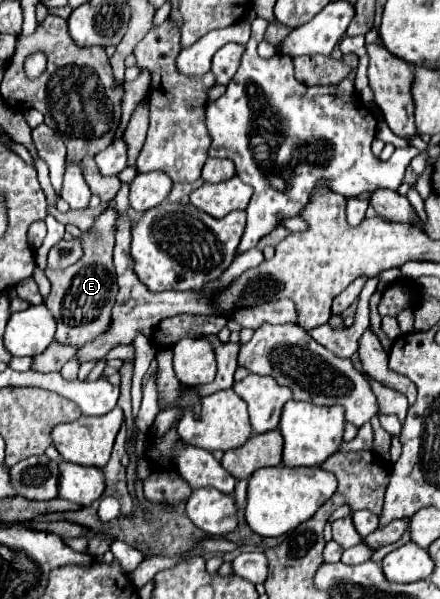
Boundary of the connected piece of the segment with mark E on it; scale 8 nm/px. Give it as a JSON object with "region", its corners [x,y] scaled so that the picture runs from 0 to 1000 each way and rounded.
{"region":[[[252,336],[239,346],[239,352],[225,362],[216,362],[211,379],[184,389],[184,409],[193,419],[189,429],[143,452],[102,452],[116,469],[107,516],[130,536],[125,573],[184,583],[193,573],[207,573],[216,563],[234,559],[252,546],[252,516],[270,486],[257,439],[266,366],[270,356],[261,352],[261,339]]]}

